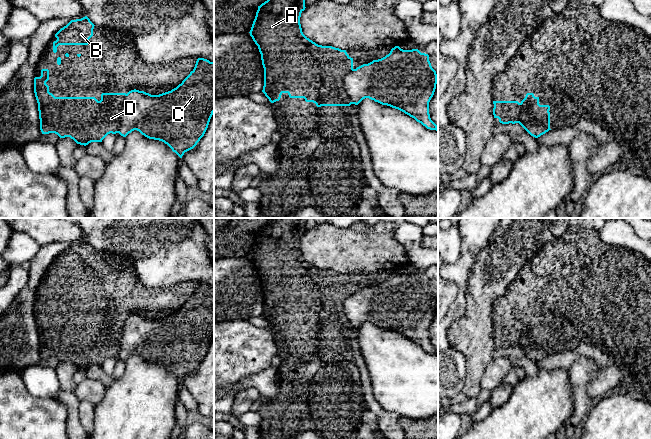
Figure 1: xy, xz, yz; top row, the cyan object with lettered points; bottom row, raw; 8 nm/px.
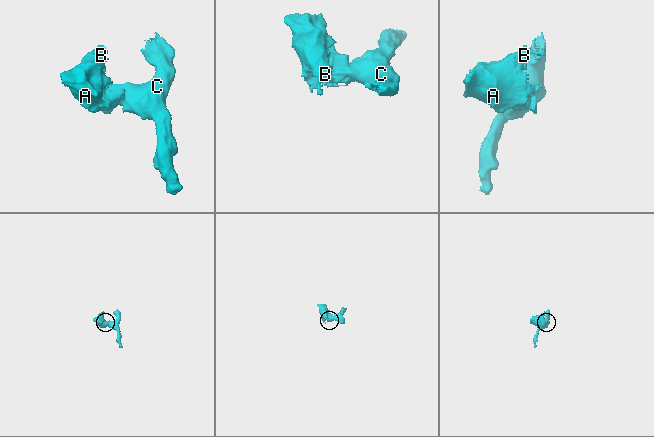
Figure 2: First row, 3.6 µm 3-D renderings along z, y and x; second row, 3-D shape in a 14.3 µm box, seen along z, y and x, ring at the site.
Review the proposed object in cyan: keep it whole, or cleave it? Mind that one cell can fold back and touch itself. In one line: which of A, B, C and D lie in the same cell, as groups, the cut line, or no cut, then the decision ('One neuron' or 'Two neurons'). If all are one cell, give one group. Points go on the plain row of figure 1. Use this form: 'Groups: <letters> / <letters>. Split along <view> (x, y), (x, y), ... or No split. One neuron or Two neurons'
Groups: A B D / C. Split along yz (520, 333), (527, 332), (537, 344), (549, 352). Two neurons

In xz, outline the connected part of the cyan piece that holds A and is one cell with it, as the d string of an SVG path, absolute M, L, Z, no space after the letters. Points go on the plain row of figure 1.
M273 218L267 225L258 230L255 243L253 245L250 260L255 268L258 270L261 278L262 289L264 292L264 310L262 316L269 323L271 327L279 325L283 317L287 317L290 322L304 322L306 326L313 326L317 331L321 330L350 330L352 327L347 319L344 310L344 301L353 294L353 282L351 282L346 274L341 274L332 270L318 269L309 262L307 262L301 252L300 241L301 237L305 234L305 222L307 218Z

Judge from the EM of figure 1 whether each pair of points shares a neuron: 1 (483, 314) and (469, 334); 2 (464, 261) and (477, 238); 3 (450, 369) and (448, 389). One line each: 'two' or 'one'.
1: one
2: one
3: one

